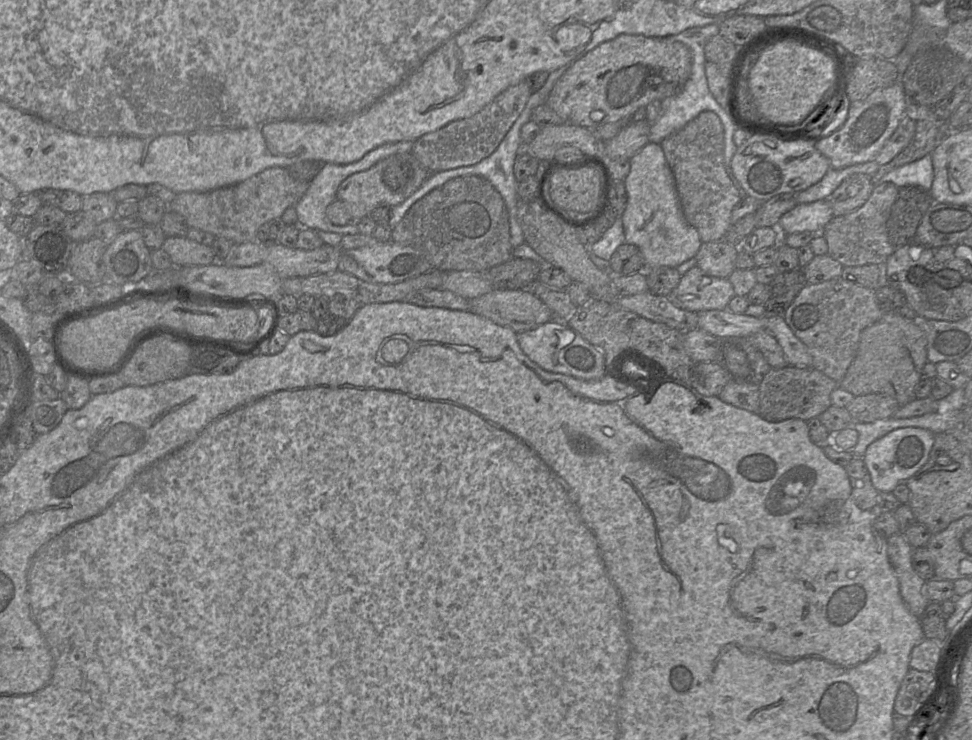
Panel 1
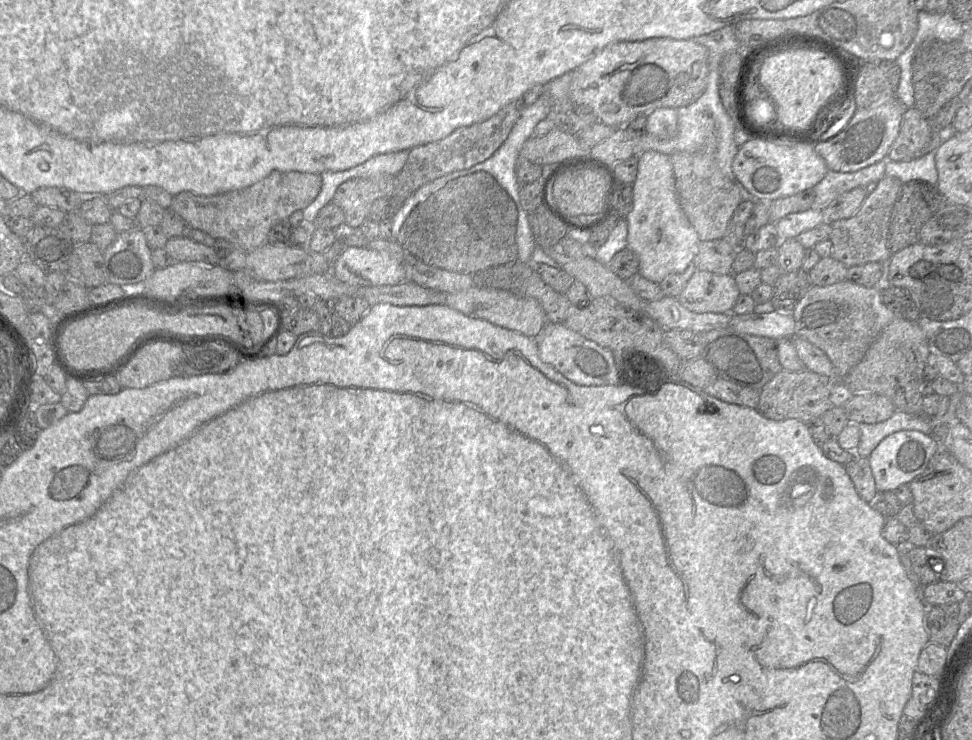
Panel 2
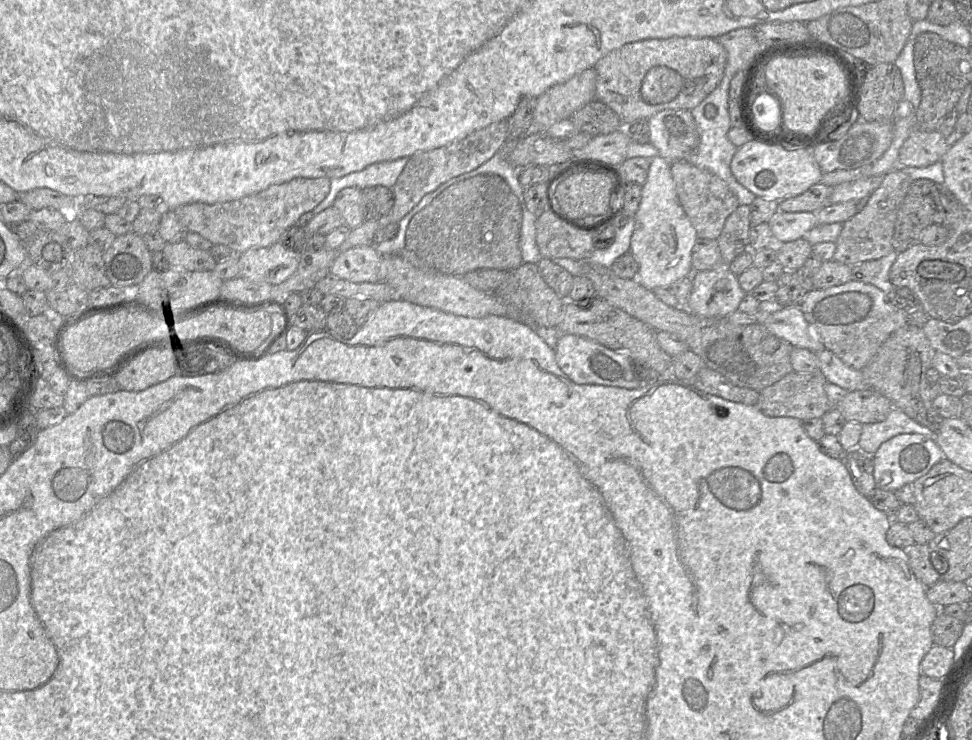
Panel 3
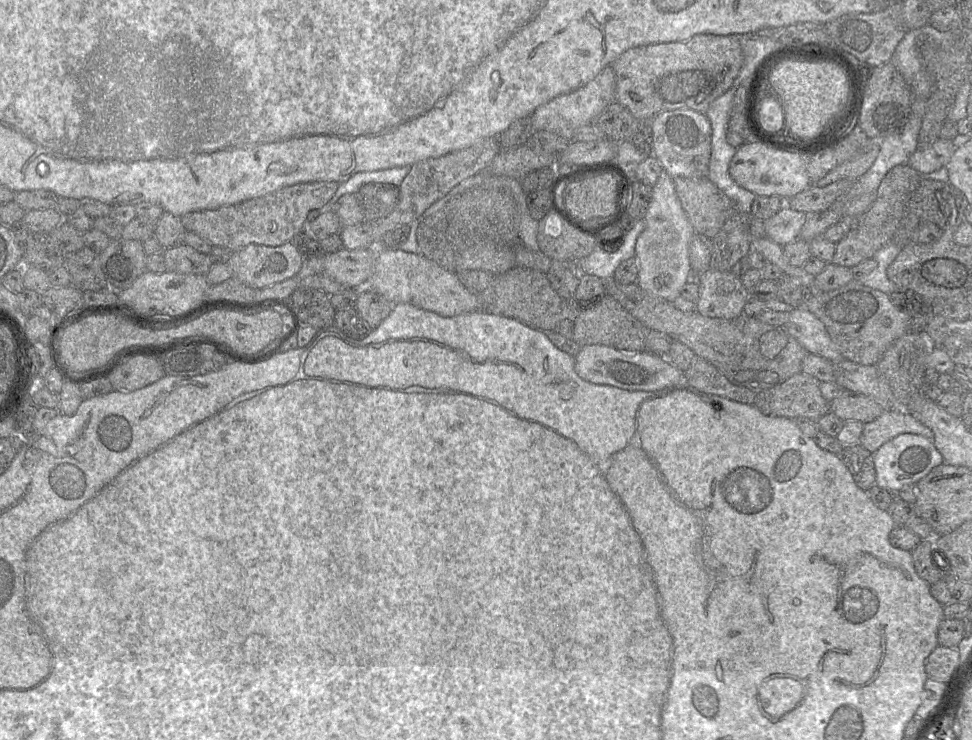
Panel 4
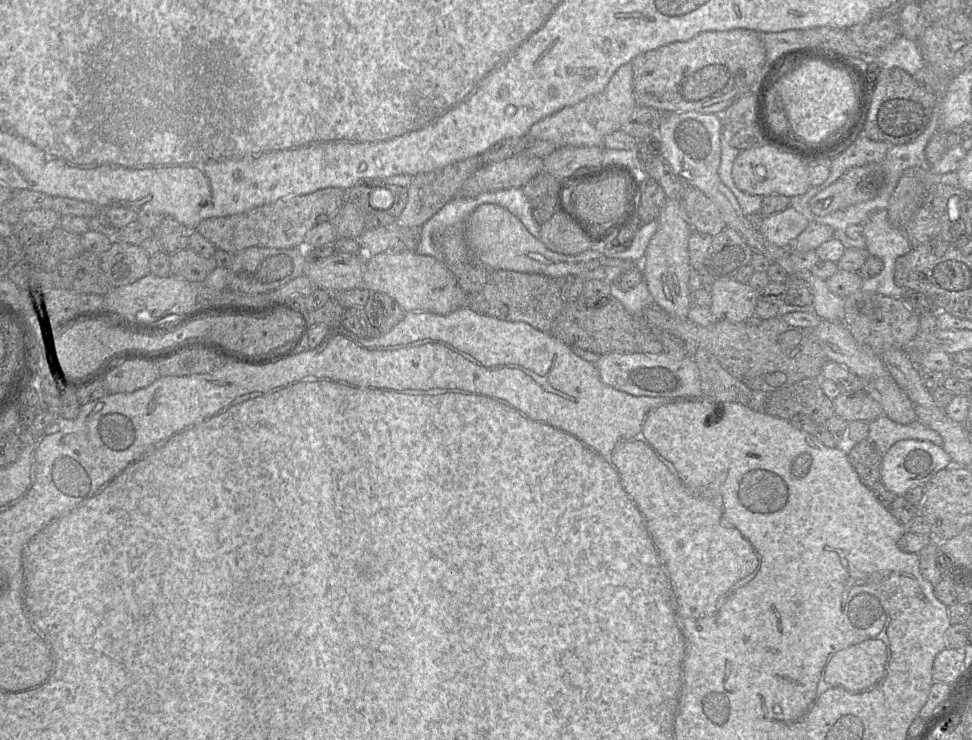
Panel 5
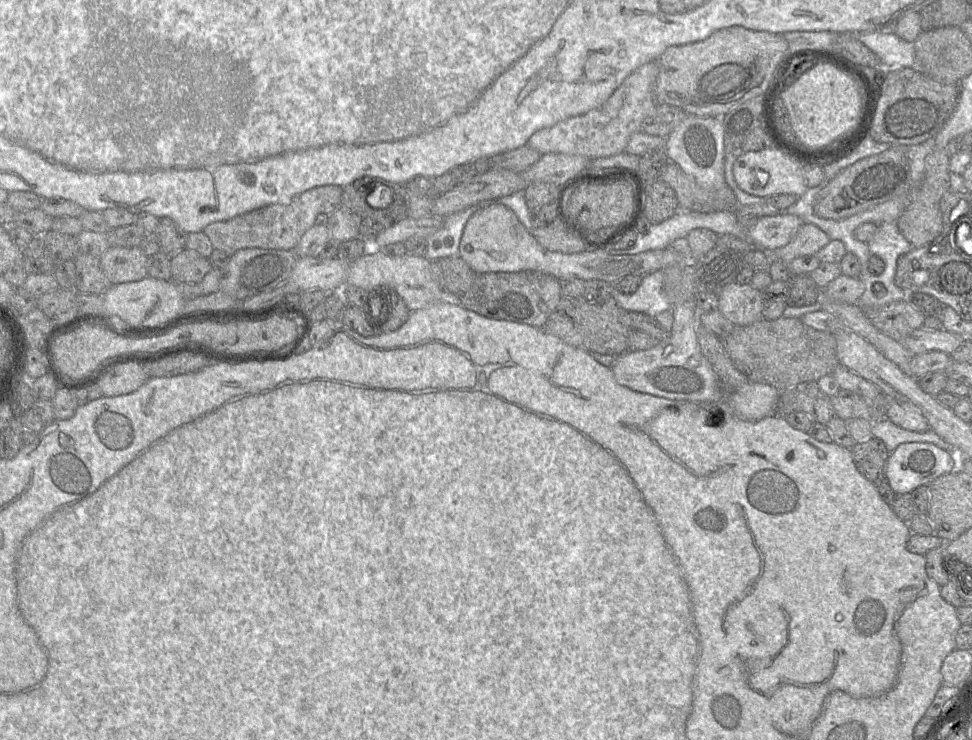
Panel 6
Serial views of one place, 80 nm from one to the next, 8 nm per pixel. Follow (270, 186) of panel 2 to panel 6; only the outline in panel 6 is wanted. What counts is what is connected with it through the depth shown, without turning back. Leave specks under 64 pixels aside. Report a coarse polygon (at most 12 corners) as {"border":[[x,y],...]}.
{"border":[[324,185],[207,225],[214,249],[295,250],[342,204]]}

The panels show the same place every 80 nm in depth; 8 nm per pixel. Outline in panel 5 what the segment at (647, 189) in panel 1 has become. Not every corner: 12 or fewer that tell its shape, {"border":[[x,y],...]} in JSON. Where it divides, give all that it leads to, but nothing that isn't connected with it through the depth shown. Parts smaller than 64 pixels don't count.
{"border":[[667,198],[641,262],[655,305],[686,320],[692,227]]}

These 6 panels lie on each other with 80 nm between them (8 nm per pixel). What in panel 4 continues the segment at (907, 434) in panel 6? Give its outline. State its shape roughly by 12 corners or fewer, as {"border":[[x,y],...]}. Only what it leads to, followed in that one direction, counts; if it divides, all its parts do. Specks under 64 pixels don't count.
{"border":[[905,410],[884,411],[863,424],[859,444],[875,453],[901,434],[933,441],[932,431]]}

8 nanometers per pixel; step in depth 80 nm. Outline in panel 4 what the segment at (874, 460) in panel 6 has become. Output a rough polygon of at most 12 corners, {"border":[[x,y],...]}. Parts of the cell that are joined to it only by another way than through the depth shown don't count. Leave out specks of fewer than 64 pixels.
{"border":[[859,443],[841,460],[863,491],[876,486],[873,454]]}

